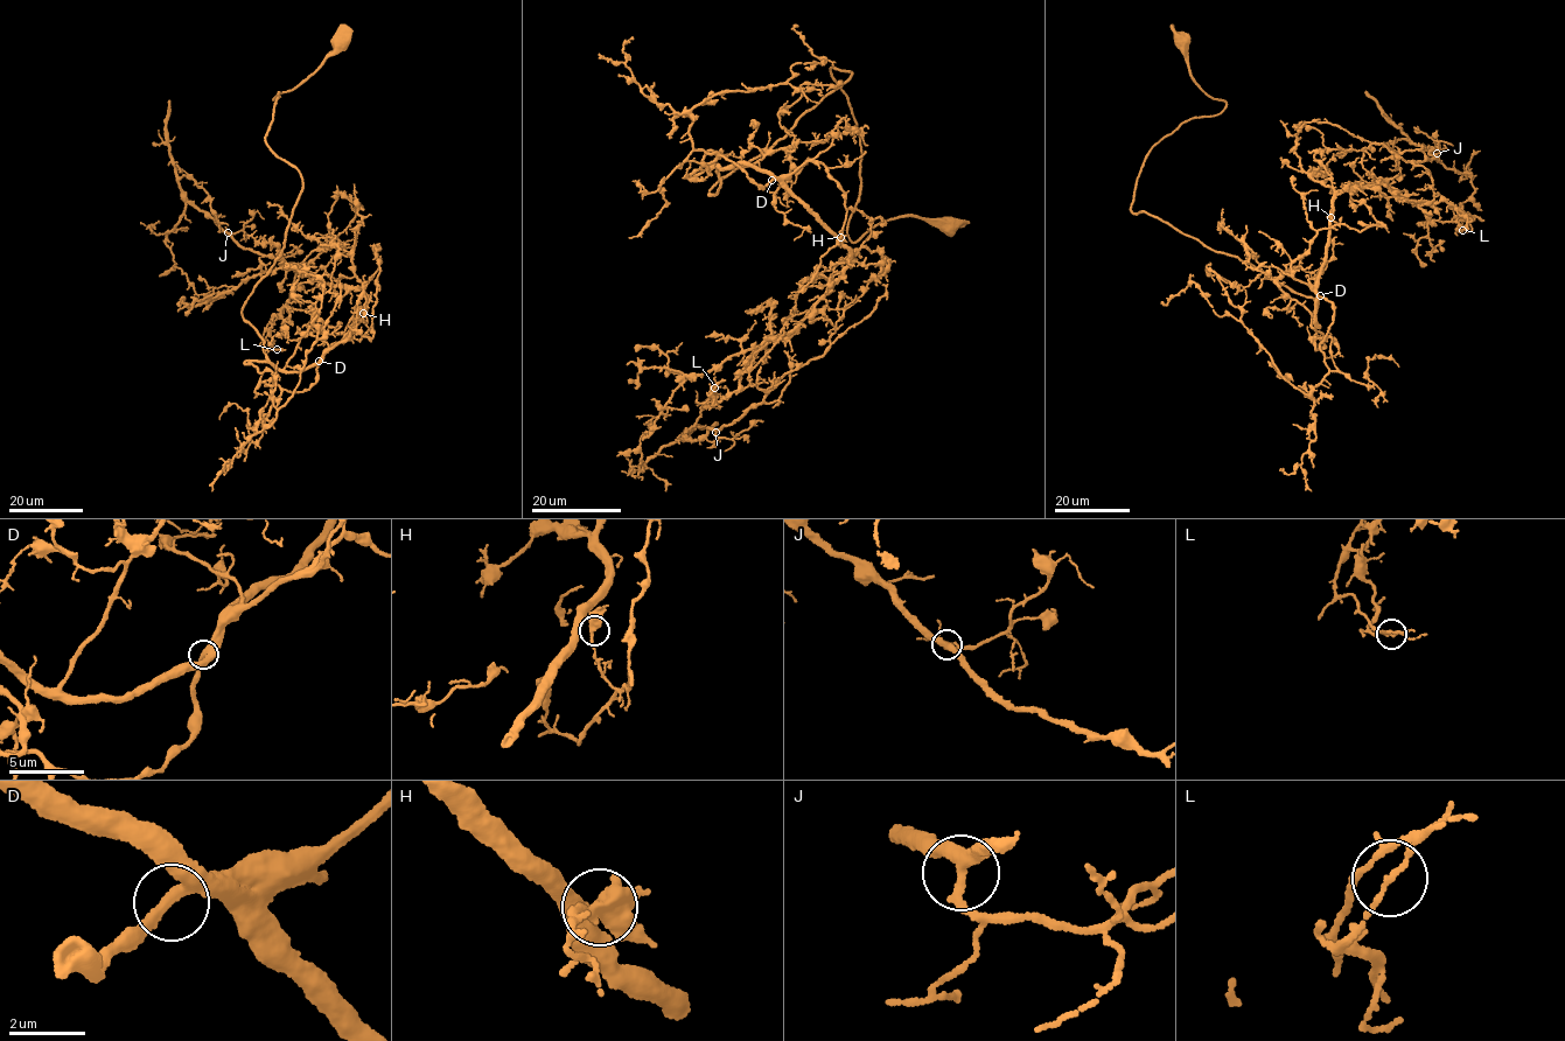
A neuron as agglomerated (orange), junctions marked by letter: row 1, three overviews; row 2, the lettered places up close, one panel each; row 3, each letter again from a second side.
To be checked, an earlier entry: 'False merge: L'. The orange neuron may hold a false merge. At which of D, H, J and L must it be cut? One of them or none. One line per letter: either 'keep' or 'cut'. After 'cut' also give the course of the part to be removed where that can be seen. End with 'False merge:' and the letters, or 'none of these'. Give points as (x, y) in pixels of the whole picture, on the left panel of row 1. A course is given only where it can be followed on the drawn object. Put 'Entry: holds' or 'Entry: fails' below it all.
D: keep
H: keep
J: keep
L: cut | (277, 349), (263, 334), (294, 267), (188, 203), (165, 242), (174, 266), (200, 294), (228, 291)
False merge: L
Entry: holds

